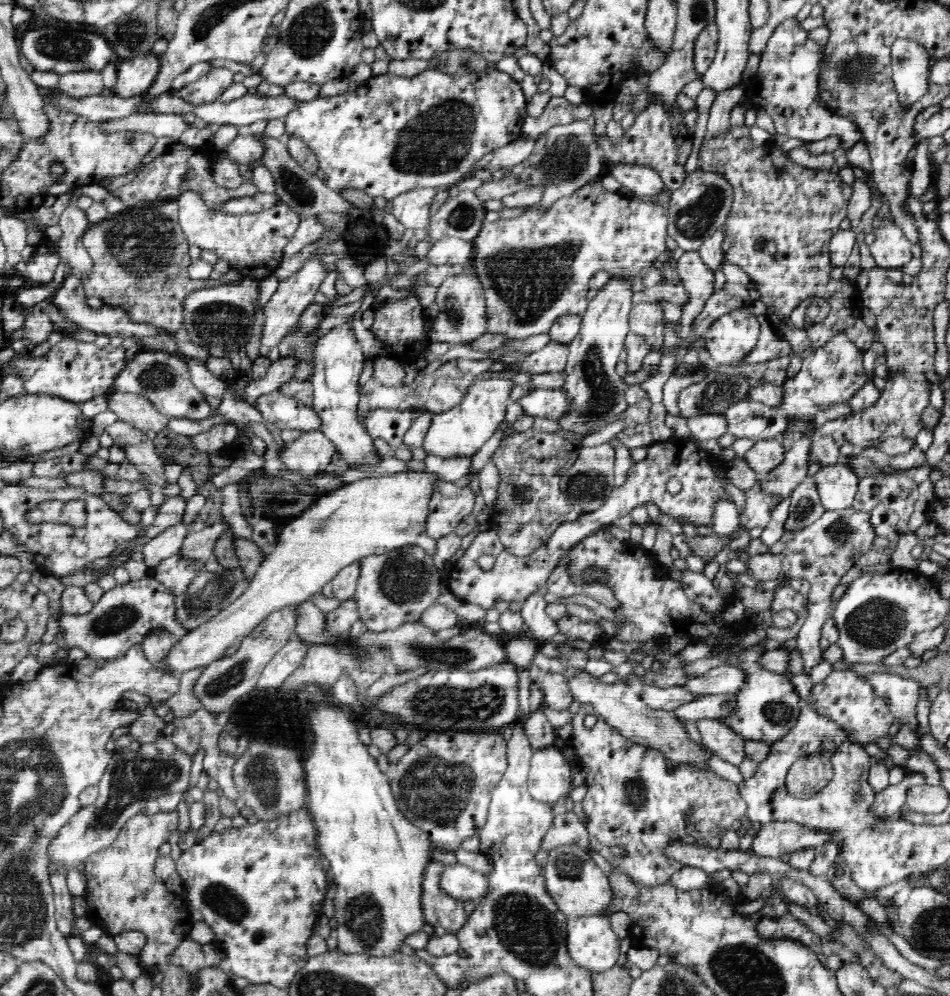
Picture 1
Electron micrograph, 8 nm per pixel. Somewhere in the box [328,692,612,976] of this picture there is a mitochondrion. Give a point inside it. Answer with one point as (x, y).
(436, 789)

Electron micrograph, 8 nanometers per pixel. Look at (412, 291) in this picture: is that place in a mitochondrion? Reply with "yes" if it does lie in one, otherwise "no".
no

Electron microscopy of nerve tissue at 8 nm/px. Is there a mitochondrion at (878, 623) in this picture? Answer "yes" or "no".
yes

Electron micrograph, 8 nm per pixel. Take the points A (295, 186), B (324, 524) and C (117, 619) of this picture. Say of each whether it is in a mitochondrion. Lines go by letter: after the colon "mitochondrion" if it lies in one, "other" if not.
A: mitochondrion
B: mitochondrion
C: mitochondrion

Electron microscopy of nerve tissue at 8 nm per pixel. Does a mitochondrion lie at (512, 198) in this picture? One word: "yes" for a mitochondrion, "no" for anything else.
no

